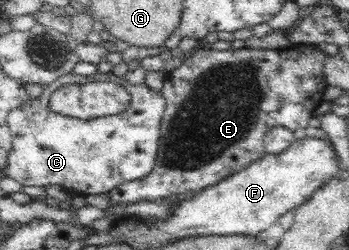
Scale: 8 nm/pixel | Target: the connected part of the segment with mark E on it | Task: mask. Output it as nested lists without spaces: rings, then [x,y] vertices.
[[[295,45],[284,51],[235,49],[232,46],[225,51],[209,48],[188,54],[179,68],[166,75],[160,92],[165,99],[165,108],[153,171],[142,180],[127,182],[110,190],[111,205],[197,193],[261,159],[265,154],[262,150],[264,137],[271,128],[283,126],[294,132],[309,126],[311,117],[319,113],[318,106],[325,100],[323,94],[327,85],[323,70],[325,58],[327,54],[316,45]]]

